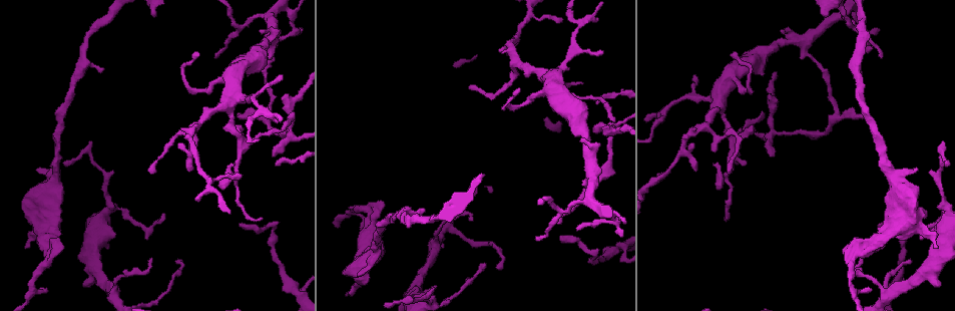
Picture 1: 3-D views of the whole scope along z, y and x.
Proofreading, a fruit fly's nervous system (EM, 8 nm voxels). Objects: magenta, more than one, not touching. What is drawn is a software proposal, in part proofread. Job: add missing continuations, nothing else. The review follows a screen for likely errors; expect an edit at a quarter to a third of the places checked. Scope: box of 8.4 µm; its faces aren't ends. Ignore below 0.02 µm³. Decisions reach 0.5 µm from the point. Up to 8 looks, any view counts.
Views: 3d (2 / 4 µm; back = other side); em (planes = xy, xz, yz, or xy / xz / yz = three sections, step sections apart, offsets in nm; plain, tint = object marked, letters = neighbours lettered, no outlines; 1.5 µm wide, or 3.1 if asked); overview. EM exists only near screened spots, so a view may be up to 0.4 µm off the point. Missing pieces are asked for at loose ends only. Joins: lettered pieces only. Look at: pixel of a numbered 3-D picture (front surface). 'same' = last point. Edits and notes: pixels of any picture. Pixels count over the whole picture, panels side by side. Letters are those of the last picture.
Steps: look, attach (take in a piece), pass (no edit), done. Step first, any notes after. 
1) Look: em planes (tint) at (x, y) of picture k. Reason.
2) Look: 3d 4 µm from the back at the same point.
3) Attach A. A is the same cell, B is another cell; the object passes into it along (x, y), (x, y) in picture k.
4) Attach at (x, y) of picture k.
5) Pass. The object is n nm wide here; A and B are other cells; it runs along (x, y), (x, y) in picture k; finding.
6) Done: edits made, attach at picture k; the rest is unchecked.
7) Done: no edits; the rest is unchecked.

Look: 3d 4 µm at (561, 235) of picture 1. Long arm stops here.

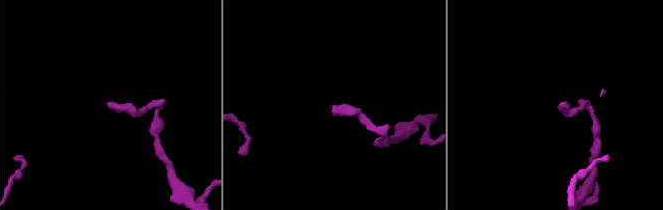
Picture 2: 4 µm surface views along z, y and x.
Look: em planes (tint) at (561, 103) of picture 2. Now the EM.

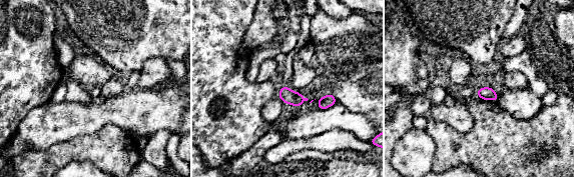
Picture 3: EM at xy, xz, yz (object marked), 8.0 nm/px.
Look: em planes (letters) at the same point. What lies round it.

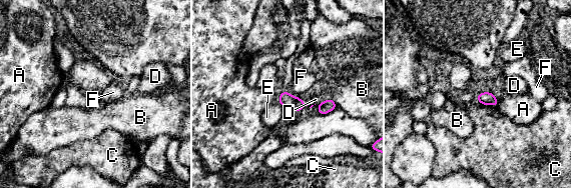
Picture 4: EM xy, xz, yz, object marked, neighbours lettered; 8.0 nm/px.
Pass. A, B, C, D, E and F are other cells; a border runs along (287, 91), (298, 97), (301, 96) in picture 4; no lettered piece goes on from it.

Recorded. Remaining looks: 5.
Look: 3d 4 µm at (425, 209) of picture 1.

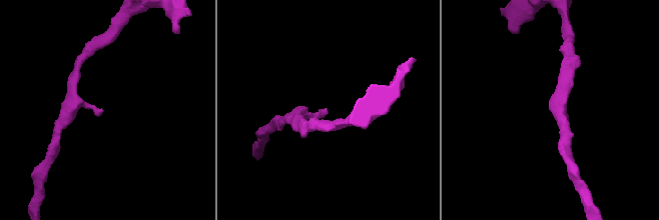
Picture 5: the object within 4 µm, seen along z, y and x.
Look: em planes (letters) at (325, 111) of picture 5. Shape alone is not enough.

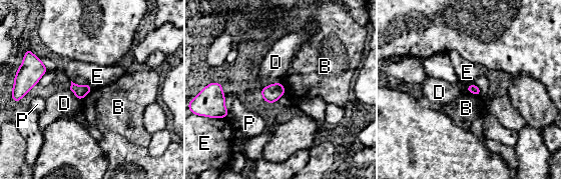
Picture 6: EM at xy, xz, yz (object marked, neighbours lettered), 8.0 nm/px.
Pass. B, D, E and P are other cells; a border runs along (465, 88), (469, 92), (480, 96) in picture 6; no lettered piece goes on from it.

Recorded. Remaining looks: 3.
Look: em yz step 4 (letters) at (26, 246) of picture 1. An open end.

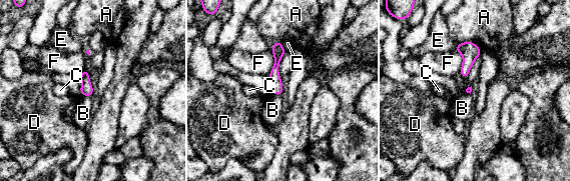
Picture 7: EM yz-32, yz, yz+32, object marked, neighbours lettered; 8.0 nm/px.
Look: em planes (letters) at the same point.

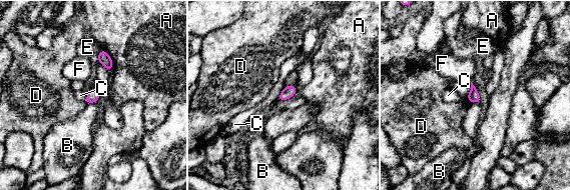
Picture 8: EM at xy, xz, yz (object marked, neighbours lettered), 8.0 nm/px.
Pass. A, B, C, D, E and F are other cells; a border runs along (284, 86), (276, 99) in picture 8; no lettered piece goes on from it.

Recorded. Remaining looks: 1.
Done: no edits; the rest is unchecked.

